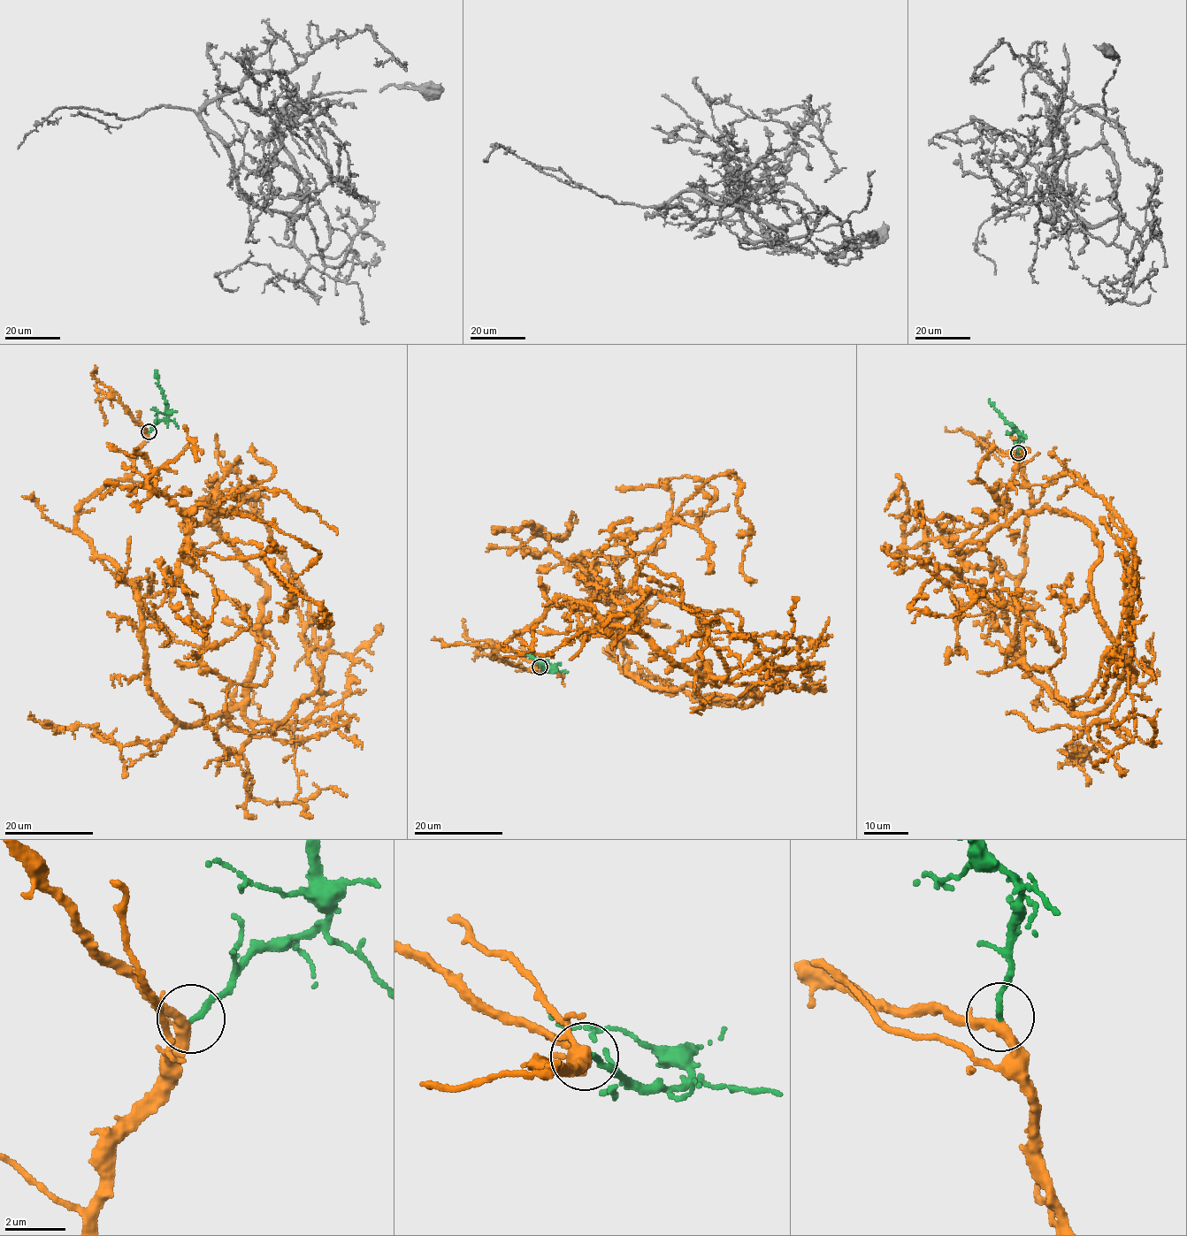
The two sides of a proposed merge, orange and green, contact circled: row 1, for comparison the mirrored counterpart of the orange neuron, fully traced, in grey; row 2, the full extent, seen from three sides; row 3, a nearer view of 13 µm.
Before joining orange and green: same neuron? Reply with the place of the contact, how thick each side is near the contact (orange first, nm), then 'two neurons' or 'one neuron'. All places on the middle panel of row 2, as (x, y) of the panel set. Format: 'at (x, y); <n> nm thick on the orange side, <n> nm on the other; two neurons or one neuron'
at (539, 667); 320 nm thick on the orange side, 190 nm on the other; one neuron

